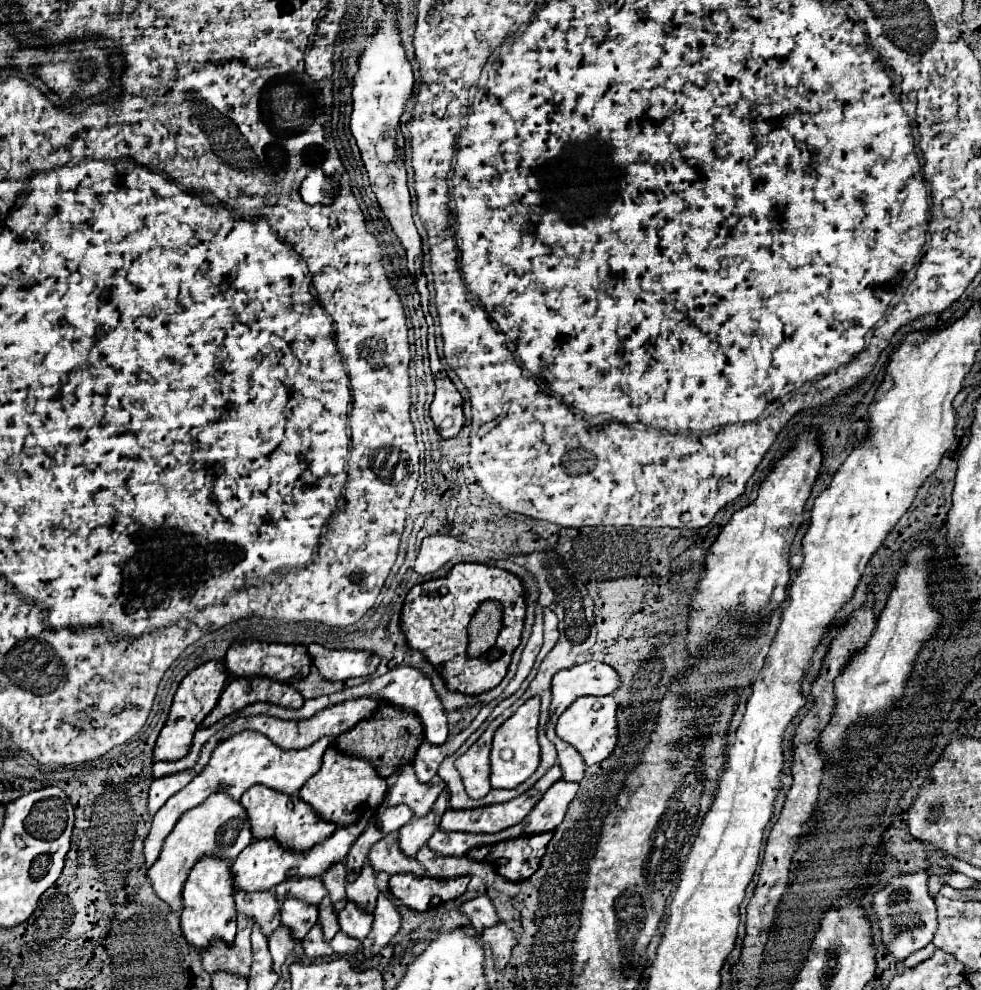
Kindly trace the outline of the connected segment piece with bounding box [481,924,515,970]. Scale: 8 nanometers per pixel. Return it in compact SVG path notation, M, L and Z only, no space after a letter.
M497 924L497 926L491 926L485 932L481 932L481 940L491 946L493 960L495 960L495 968L497 970L503 970L505 964L509 962L511 948L515 944L513 932L509 928L505 928L503 924Z

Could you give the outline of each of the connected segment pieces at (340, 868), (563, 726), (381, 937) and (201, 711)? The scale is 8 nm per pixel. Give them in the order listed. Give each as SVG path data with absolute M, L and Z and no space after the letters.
M337 862L335 866L331 866L323 878L323 884L331 896L331 902L333 902L333 910L339 914L341 908L345 908L347 904L347 898L345 898L345 876L347 876L347 870L345 870L345 864L343 862Z
M583 696L577 698L557 720L555 732L561 740L569 742L577 752L581 752L587 766L601 762L611 754L611 750L617 744L617 720L615 720L617 702L613 696Z
M379 894L379 900L377 900L377 908L373 912L373 928L369 932L369 936L363 940L363 954L365 958L371 958L375 954L379 954L389 942L391 938L399 932L399 912L395 910L393 902Z
M205 662L181 680L177 694L173 698L173 704L171 704L169 718L167 718L167 722L157 738L157 744L153 750L153 762L179 760L189 752L191 740L193 740L195 730L199 728L199 722L203 722L203 718L215 708L225 682L227 682L227 672L225 672L221 662Z

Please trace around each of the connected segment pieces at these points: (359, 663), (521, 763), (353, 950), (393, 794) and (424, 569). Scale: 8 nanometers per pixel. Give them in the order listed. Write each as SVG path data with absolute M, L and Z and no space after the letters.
M319 644L309 646L313 666L329 682L339 682L357 676L369 676L377 662L371 662L369 652L357 650L327 650Z
M529 698L519 710L497 728L491 748L491 786L493 788L517 788L525 782L539 766L539 742L537 742L537 722L539 722L539 698Z
M337 932L335 938L331 940L331 948L335 950L335 954L339 956L353 956L357 954L357 950L361 948L361 942L353 940L353 938L347 938L343 932Z
M407 764L395 774L395 782L389 786L383 806L391 808L397 804L407 804L413 810L413 814L421 818L431 810L433 802L443 790L445 790L445 782L439 776L431 778L429 784L421 784L415 776L413 766Z
M427 536L421 542L419 554L415 558L415 566L413 570L421 576L433 574L437 572L443 564L447 564L449 560L457 560L457 558L465 558L469 554L469 544L453 538L453 536Z

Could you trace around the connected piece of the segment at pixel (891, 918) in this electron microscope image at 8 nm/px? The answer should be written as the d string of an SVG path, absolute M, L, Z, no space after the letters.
M923 870L899 874L893 876L889 882L885 882L883 886L879 886L879 890L873 894L871 910L879 918L883 946L897 960L905 960L907 956L925 948L933 940L937 928L937 912L935 912L933 898L929 896L927 880L929 874Z

